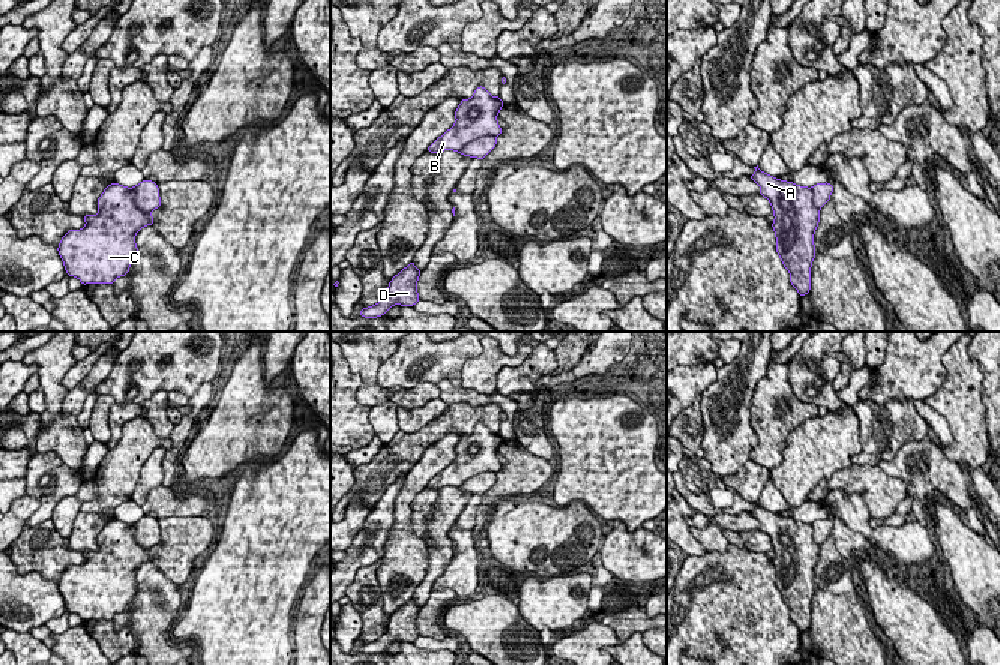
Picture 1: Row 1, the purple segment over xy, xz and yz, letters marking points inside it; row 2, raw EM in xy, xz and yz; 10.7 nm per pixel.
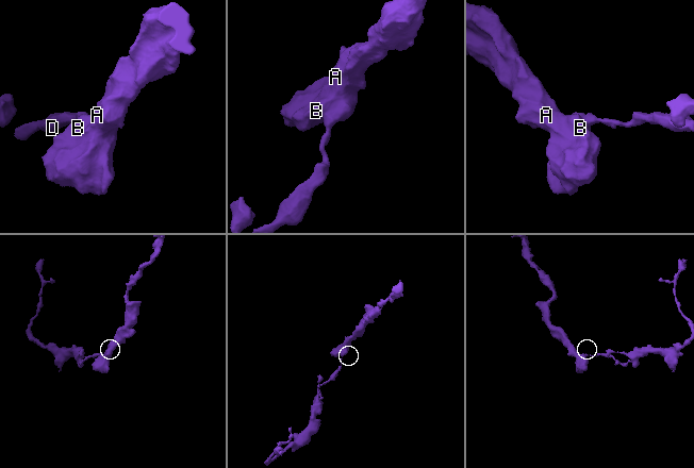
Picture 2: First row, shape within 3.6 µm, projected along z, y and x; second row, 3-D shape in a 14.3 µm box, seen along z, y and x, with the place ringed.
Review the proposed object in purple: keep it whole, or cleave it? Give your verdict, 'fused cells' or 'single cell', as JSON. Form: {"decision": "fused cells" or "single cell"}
{"decision": "fused cells"}

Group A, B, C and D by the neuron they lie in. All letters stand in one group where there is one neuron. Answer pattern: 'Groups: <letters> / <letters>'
Groups: A B C / D

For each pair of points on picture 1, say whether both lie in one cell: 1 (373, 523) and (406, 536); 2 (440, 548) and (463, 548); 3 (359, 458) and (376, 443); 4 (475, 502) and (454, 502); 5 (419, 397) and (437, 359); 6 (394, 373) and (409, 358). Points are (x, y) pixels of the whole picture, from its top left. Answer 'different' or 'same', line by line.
1: different
2: different
3: same
4: different
5: different
6: same

